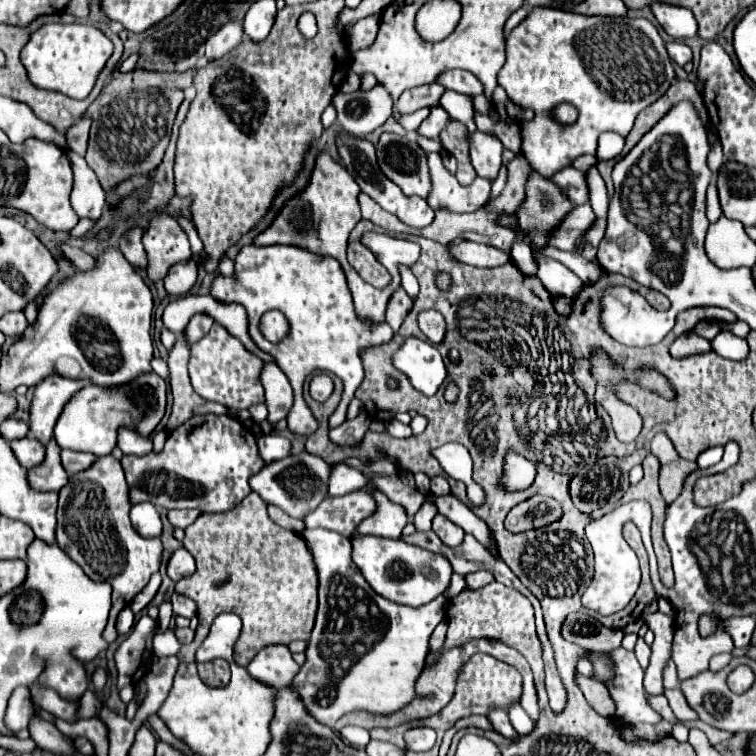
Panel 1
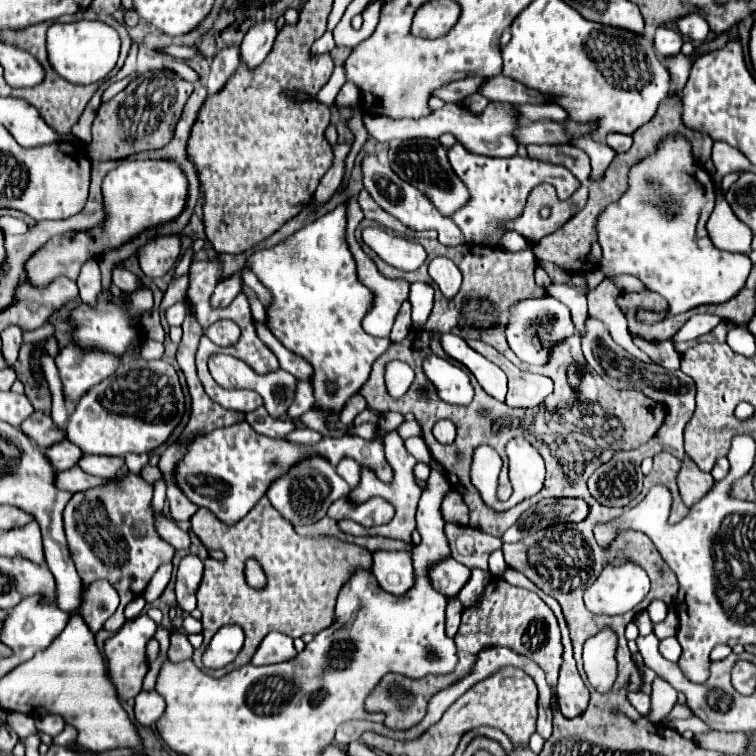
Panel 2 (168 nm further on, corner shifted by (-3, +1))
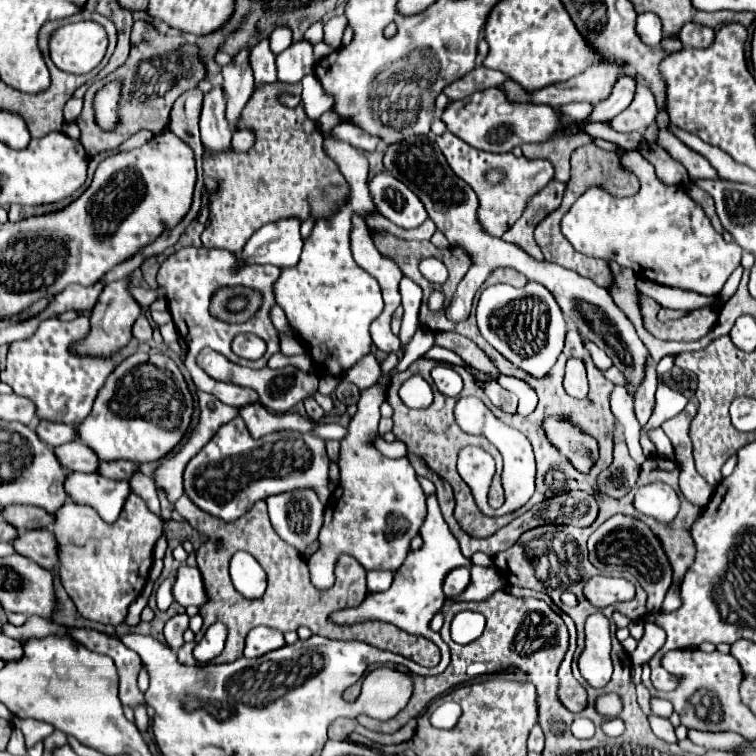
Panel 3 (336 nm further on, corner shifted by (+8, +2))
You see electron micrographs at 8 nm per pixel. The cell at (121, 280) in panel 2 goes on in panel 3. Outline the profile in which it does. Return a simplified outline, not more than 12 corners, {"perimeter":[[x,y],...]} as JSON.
{"perimeter":[[131,286],[141,306],[149,306],[159,298],[157,290]]}

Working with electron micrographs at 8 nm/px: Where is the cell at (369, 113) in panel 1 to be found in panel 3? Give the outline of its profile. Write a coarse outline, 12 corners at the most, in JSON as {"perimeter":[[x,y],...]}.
{"perimeter":[[297,218],[265,224],[241,260],[295,266],[303,248]]}

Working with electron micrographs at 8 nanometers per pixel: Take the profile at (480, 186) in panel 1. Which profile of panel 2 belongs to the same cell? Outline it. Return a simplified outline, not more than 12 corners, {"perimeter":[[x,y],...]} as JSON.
{"perimeter":[[448,149],[470,193],[450,215],[468,243],[498,243],[538,183],[568,199],[566,167]]}

